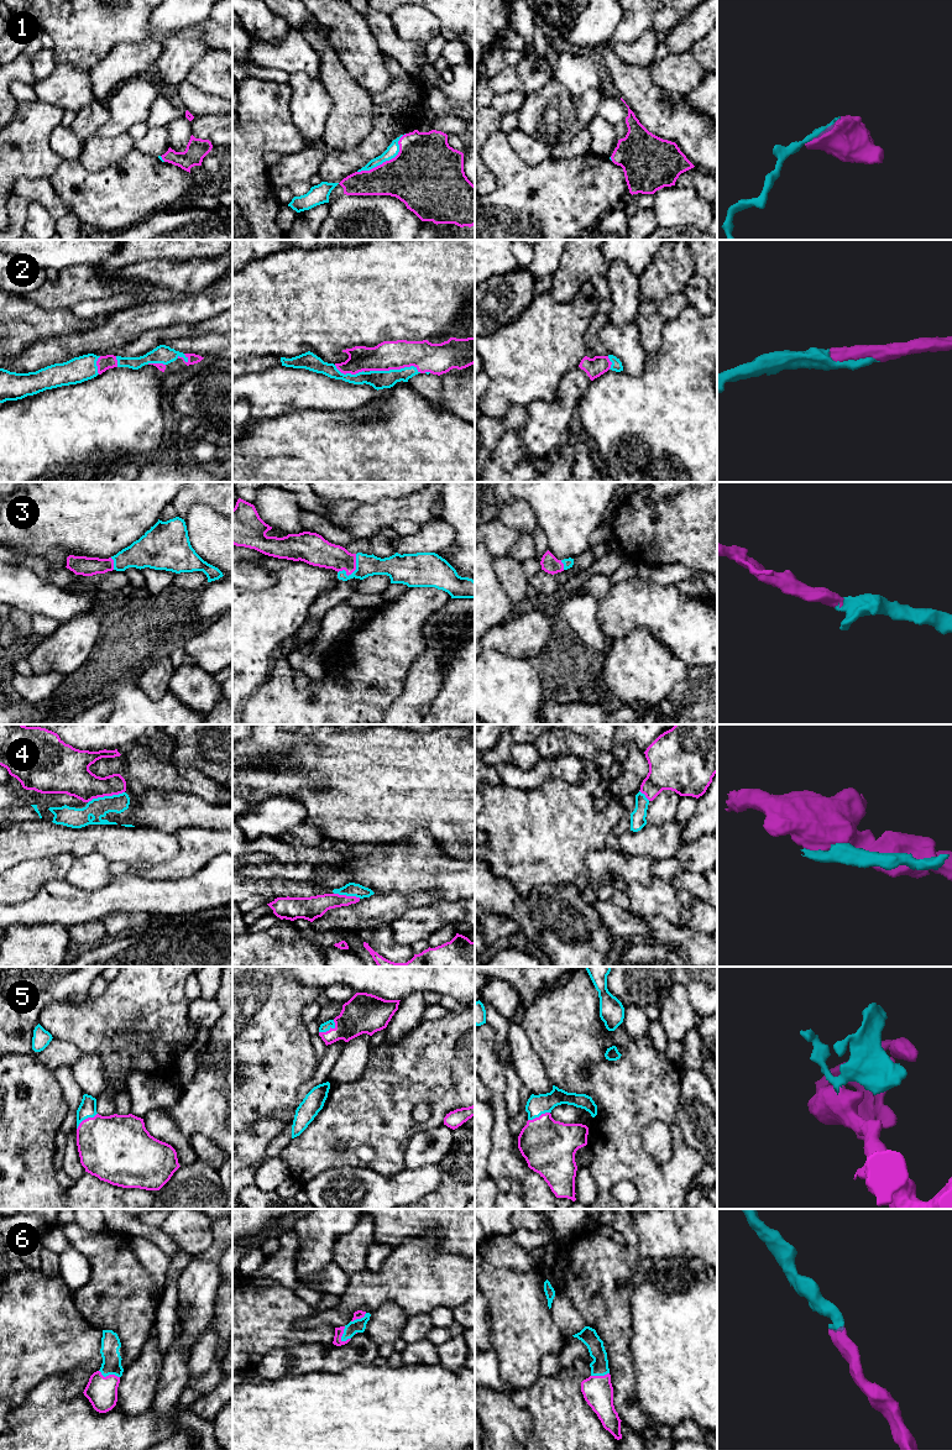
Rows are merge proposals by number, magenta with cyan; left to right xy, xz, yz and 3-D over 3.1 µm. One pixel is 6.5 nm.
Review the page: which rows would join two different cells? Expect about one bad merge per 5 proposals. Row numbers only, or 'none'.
4

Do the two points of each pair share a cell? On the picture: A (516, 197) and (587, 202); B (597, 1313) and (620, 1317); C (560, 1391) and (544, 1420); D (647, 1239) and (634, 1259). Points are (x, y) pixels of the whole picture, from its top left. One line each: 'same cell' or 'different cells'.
A: same cell
B: same cell
C: same cell
D: different cells

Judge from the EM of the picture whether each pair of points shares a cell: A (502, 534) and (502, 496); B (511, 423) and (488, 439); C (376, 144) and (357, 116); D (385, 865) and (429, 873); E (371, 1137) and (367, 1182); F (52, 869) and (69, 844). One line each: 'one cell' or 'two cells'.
A: two cells
B: one cell
C: two cells
D: one cell
E: two cells
F: two cells

